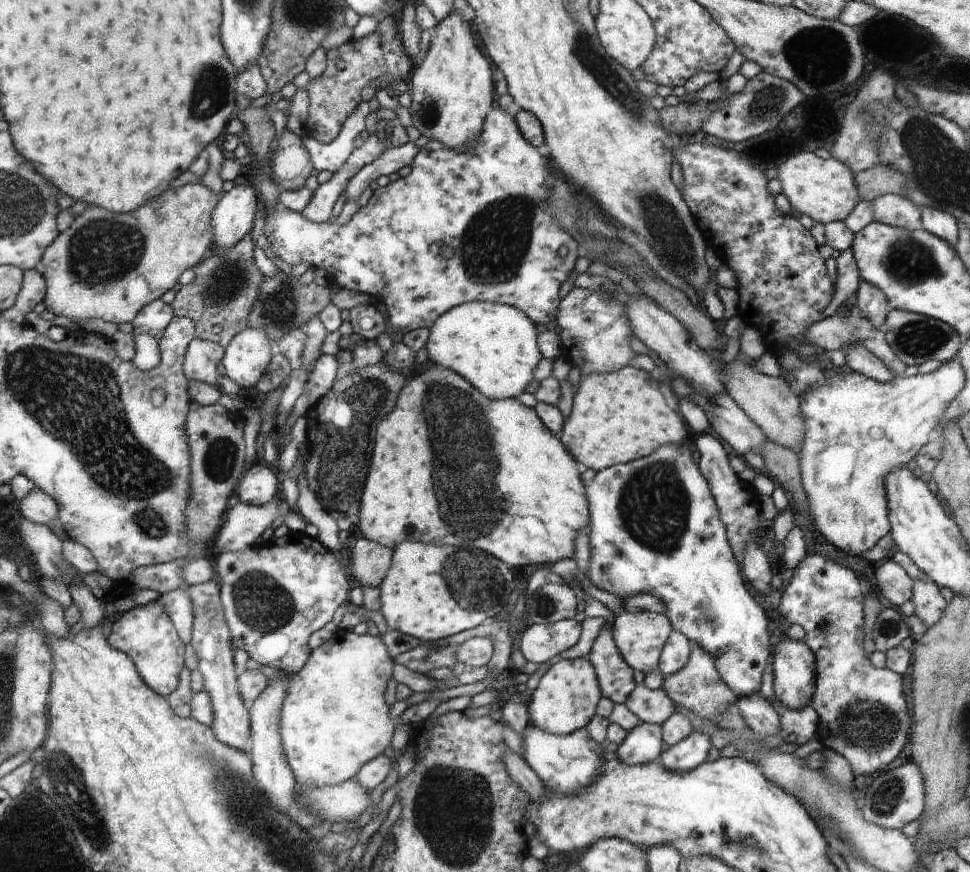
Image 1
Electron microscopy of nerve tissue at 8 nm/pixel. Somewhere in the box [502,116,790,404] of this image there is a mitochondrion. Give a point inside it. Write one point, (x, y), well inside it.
(666, 228)

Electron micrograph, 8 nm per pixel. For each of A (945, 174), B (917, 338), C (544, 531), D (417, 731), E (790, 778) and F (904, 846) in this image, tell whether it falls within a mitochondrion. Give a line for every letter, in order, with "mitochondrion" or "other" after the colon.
A: mitochondrion
B: mitochondrion
C: other
D: other
E: other
F: other

